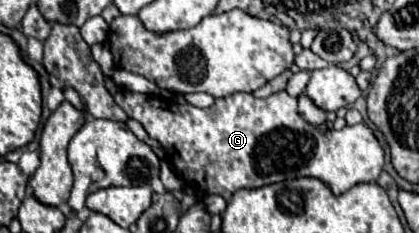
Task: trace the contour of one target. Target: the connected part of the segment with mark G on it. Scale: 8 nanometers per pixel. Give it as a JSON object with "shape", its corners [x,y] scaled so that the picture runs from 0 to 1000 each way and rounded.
{"shape":[[[282,386],[272,429],[305,489],[305,506],[329,515],[353,584],[387,618],[411,721],[434,747],[439,773],[468,798],[482,798],[487,773],[487,824],[520,833],[535,858],[549,858],[554,833],[573,807],[621,807],[716,755],[759,764],[778,781],[797,833],[816,833],[859,781],[897,781],[916,721],[916,644],[878,532],[859,524],[845,541],[821,541],[816,558],[768,567],[711,489],[711,438],[687,395],[659,395],[640,421],[611,421],[606,403],[568,395],[516,429],[501,464],[420,446],[415,429],[310,386]]]}

